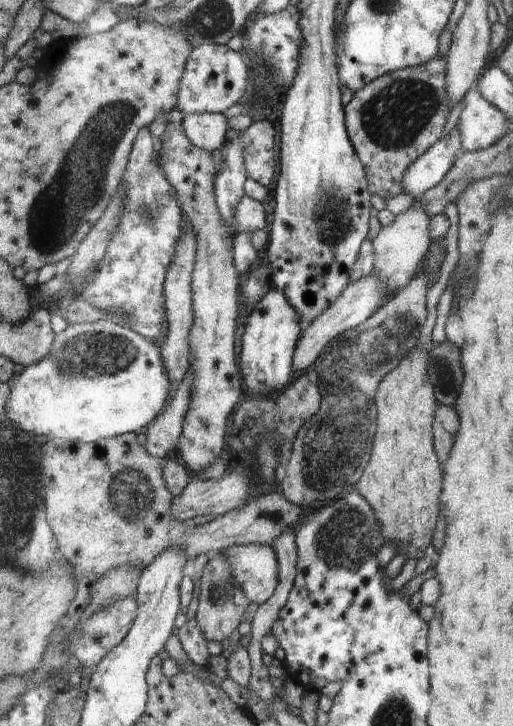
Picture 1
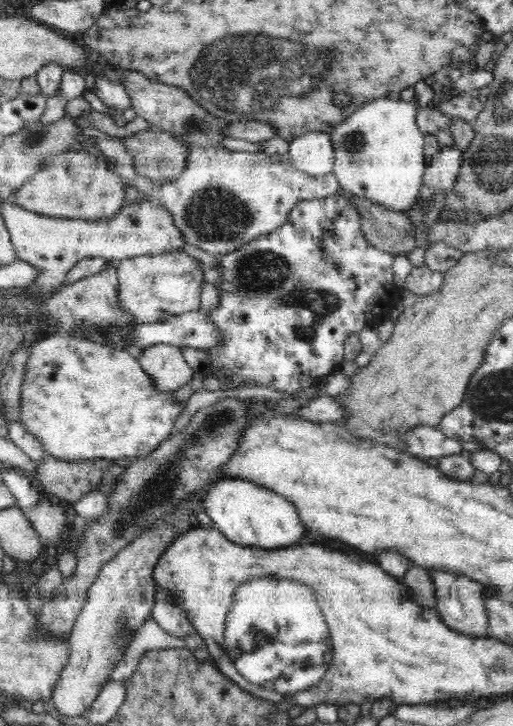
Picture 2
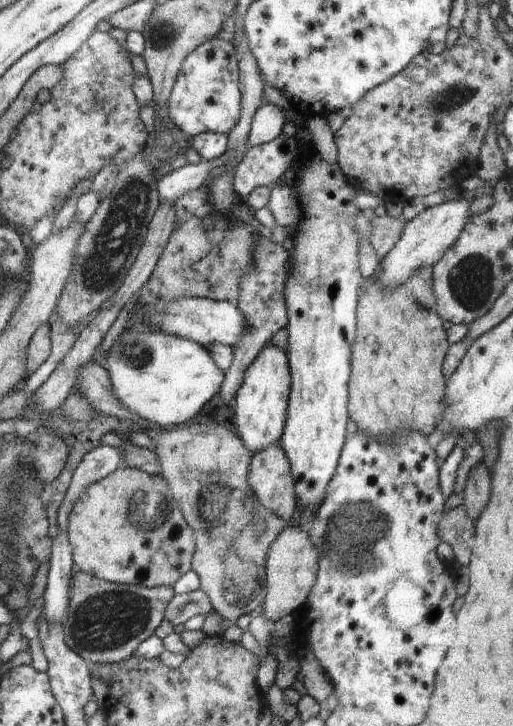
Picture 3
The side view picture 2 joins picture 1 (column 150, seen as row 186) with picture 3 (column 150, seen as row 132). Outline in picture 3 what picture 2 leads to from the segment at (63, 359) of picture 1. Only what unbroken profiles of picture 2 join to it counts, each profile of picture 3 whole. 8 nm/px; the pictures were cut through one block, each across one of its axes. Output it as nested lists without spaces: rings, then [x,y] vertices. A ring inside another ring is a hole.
[[[158,330],[140,331],[138,334],[123,332],[105,353],[105,358],[103,367],[108,373],[112,394],[134,415],[161,427],[182,425],[196,417],[204,404],[220,390],[225,377],[214,364],[206,346]]]

